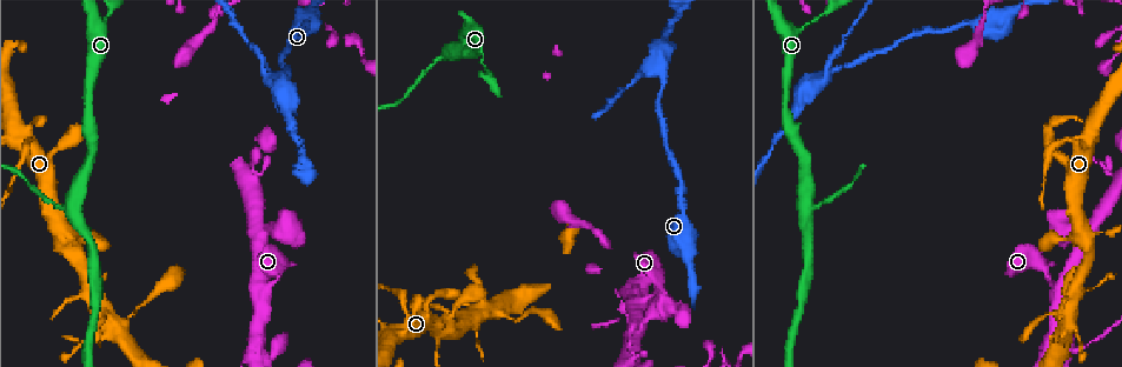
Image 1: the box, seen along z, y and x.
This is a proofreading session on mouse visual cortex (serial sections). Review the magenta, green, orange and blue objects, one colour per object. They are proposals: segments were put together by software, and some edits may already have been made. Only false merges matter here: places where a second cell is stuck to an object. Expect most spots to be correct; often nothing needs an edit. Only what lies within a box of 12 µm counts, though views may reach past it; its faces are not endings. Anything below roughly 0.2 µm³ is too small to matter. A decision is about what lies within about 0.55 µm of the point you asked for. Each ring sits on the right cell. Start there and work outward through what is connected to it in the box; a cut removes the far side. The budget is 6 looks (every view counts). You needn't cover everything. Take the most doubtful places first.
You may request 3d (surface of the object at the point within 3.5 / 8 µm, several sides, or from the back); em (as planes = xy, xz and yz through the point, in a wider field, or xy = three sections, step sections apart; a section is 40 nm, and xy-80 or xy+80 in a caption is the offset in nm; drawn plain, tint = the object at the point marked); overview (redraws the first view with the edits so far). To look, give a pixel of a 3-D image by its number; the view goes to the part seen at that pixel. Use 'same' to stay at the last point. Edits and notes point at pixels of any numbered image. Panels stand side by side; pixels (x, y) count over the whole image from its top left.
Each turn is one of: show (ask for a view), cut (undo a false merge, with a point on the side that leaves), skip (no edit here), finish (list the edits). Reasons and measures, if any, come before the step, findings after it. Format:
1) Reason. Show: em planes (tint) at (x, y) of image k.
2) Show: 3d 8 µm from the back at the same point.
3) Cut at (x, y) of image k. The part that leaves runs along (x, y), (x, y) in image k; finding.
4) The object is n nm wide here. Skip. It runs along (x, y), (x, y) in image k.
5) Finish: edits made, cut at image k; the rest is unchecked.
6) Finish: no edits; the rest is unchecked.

Arms part here. Show: 3d 8 µm at (803, 209) of image 1.

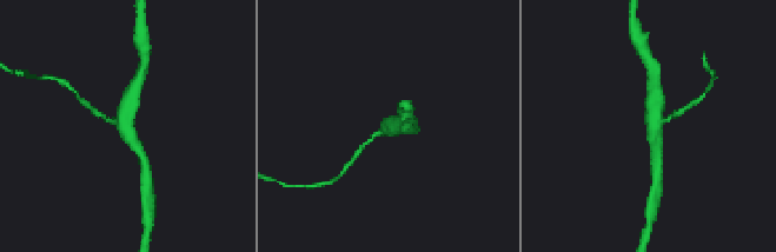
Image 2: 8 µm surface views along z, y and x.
Show: em xy step 3 (tint) at (651, 120) of image 2.

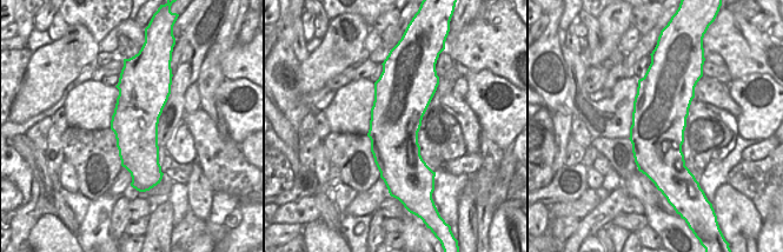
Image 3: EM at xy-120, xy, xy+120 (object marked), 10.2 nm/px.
The arms are 150, 350, 500 nm wide. Skip. It runs along (136, 87), (126, 130), (140, 151) in image 2; continuous, no second cell.

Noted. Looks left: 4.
Sudden change in width. Show: 3d 8 µm at (658, 68) of image 1.

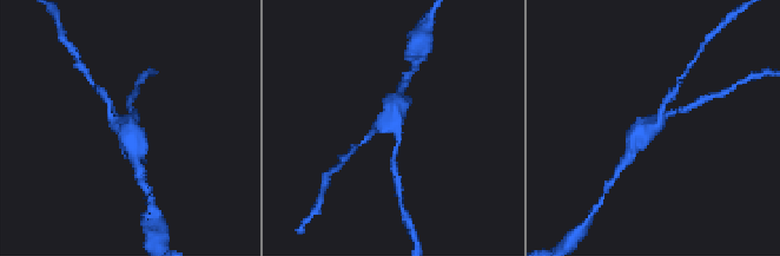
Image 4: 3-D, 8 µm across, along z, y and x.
Closer look. Show: 3d 3.5 µm at (394, 123) of image 4.

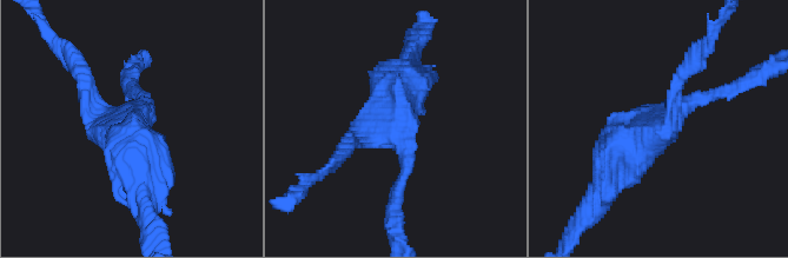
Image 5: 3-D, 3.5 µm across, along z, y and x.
3 arms meet here; the arms are 150, 150, 600 nm wide; now the EM. Show: em xy step 5 (tint) at (393, 128) of image 5.

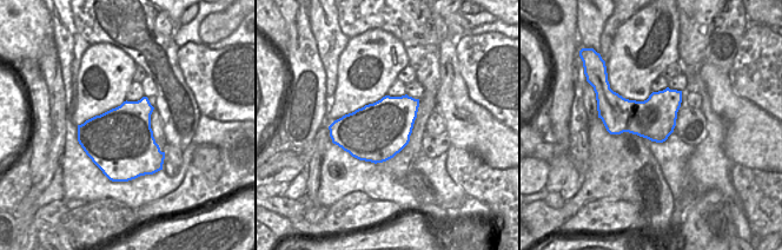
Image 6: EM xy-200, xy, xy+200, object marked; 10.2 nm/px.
Skip. It runs along (720, 92), (647, 132), (608, 183) in image 5; one cell here.

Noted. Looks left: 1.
Finish: no edits; the rest is unchecked.

